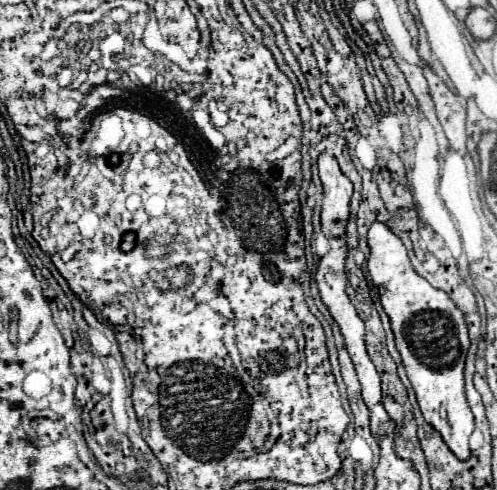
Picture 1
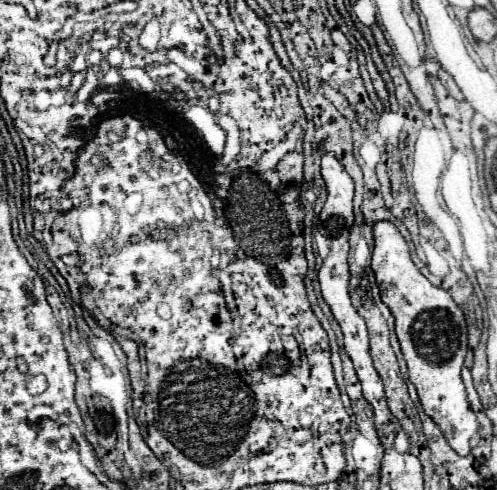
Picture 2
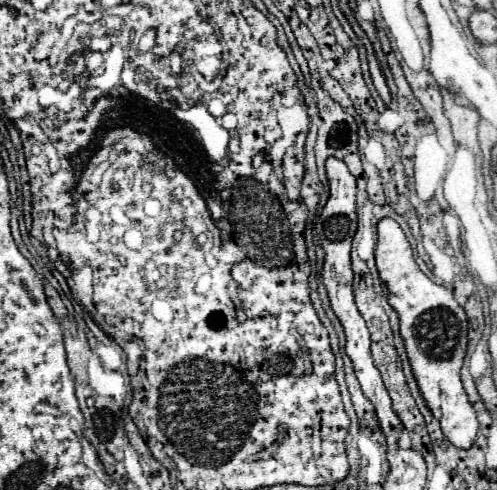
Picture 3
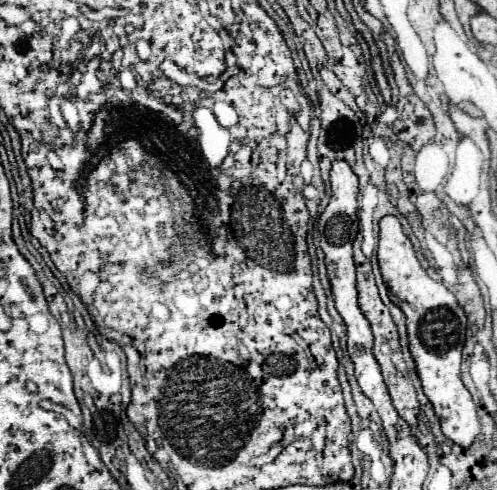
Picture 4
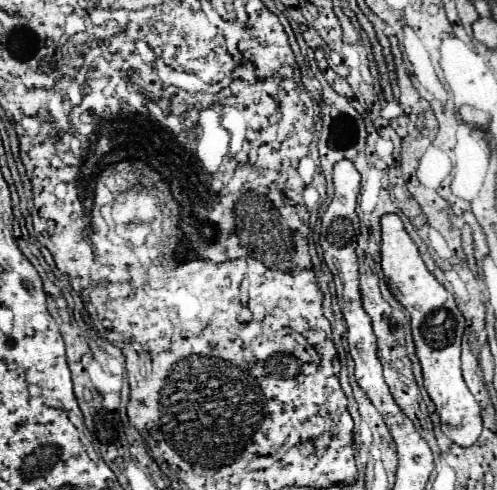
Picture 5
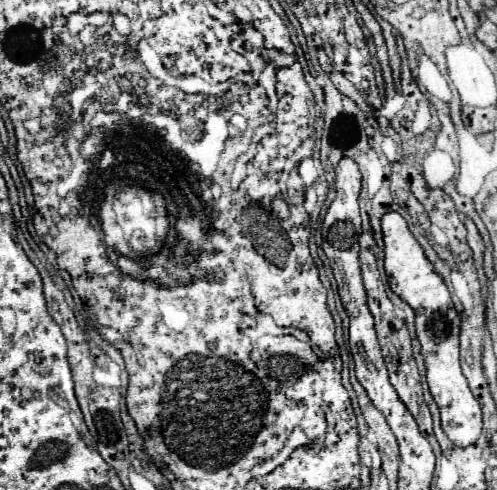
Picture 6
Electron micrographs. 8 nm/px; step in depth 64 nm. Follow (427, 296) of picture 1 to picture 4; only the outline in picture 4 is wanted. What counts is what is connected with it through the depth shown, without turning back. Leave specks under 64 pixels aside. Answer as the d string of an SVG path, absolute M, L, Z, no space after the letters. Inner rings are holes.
M384 216L380 220L378 264L382 270L384 284L388 284L390 300L398 304L408 318L410 352L416 360L416 370L422 380L424 394L428 396L436 416L440 418L442 432L454 444L468 448L480 434L480 422L476 414L476 404L460 378L460 356L464 348L466 314L458 306L454 294L444 284L432 280L420 266L416 250L410 238L404 234L402 224L396 216Z

